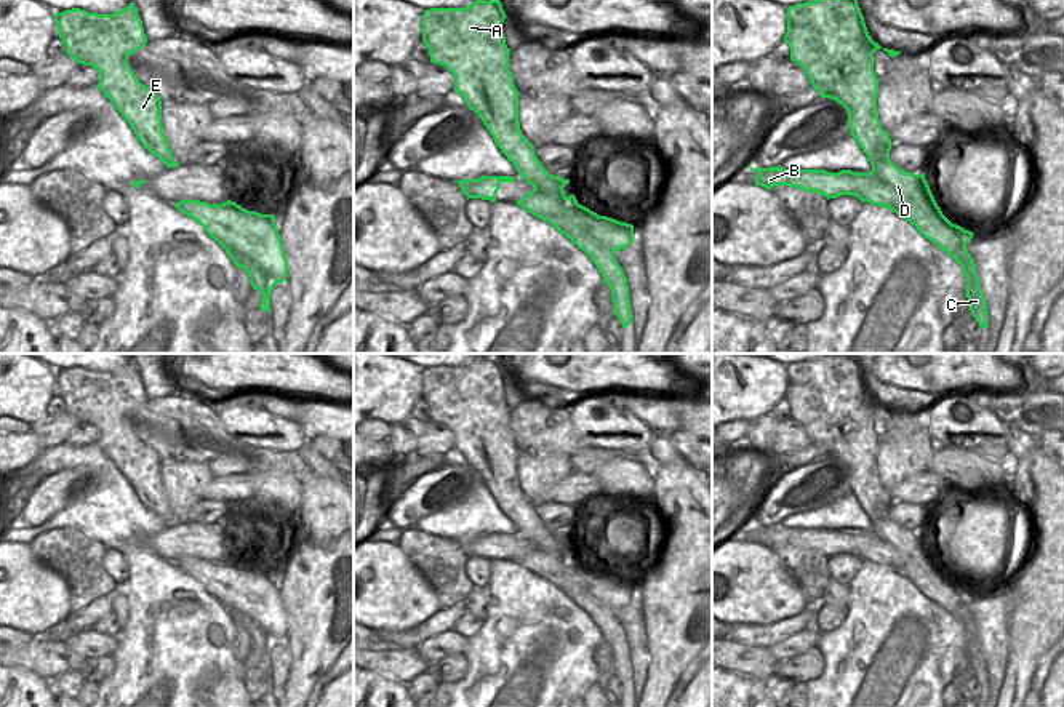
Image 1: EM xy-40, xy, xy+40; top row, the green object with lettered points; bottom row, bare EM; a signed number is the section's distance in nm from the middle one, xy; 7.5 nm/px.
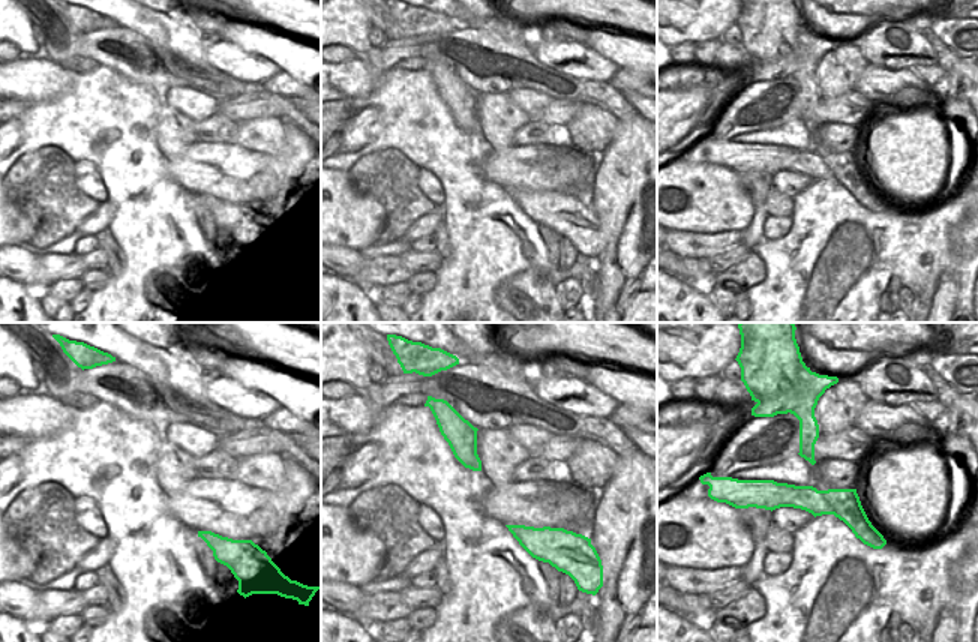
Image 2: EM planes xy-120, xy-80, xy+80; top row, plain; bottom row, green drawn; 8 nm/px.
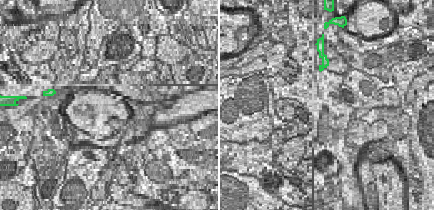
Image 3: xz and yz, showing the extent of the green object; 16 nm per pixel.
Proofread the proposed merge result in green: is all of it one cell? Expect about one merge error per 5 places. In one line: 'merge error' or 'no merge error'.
merge error

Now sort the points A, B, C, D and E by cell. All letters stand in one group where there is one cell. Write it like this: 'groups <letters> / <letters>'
groups A E / B C D

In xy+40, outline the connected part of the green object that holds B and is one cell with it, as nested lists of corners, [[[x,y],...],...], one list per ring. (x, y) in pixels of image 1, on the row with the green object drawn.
[[[885,163],[878,174],[842,170],[786,170],[781,165],[771,168],[752,168],[757,171],[755,186],[771,190],[774,186],[789,186],[805,192],[818,192],[829,198],[840,195],[858,197],[862,203],[890,208],[893,213],[917,227],[920,235],[946,251],[962,266],[966,277],[966,298],[970,310],[981,330],[989,326],[987,302],[981,290],[976,264],[966,250],[973,232],[952,224],[938,206],[925,173],[915,174]]]

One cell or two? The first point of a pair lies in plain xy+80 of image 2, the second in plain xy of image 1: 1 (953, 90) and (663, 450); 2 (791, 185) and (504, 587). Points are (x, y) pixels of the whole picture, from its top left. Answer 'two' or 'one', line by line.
1: two
2: two

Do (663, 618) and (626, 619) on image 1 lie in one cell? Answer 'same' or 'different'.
different

